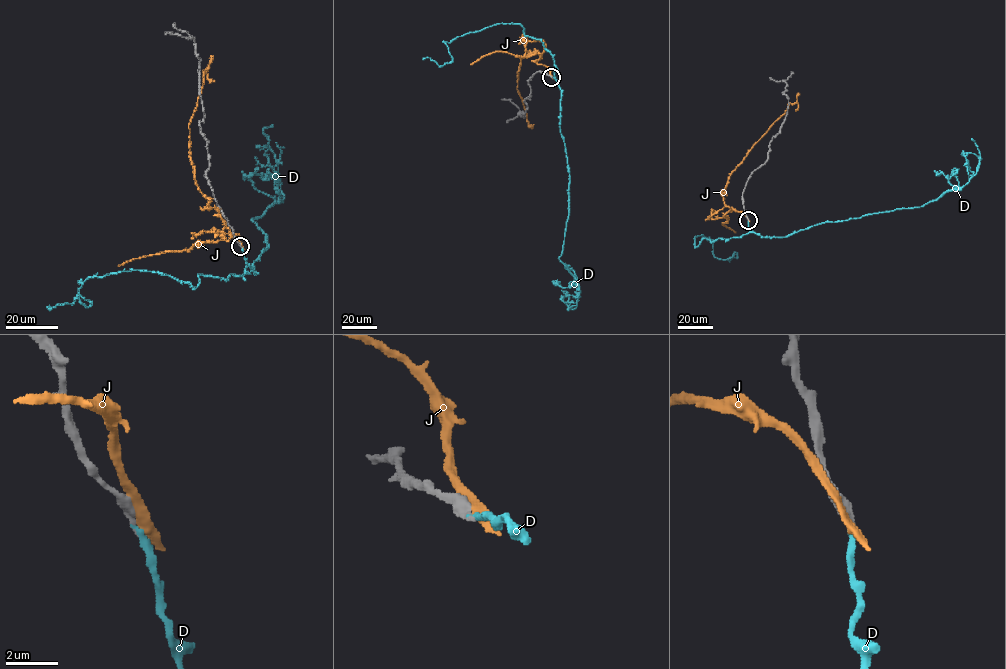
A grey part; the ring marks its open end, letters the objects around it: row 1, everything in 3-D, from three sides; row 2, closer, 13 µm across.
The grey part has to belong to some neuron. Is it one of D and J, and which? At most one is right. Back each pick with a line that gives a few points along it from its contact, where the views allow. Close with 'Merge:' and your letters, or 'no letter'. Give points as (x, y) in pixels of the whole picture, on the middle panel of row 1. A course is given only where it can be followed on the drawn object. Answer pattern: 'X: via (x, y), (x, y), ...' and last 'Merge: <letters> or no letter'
D: via (551, 77), (561, 90), (560, 129), (569, 176), (559, 259), (577, 282), (574, 309), (566, 304), (572, 300)
Merge: D

